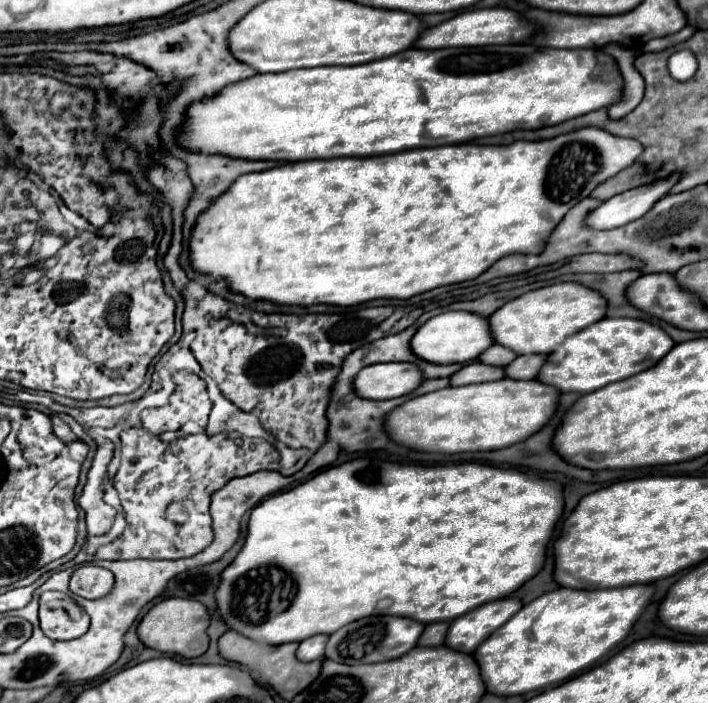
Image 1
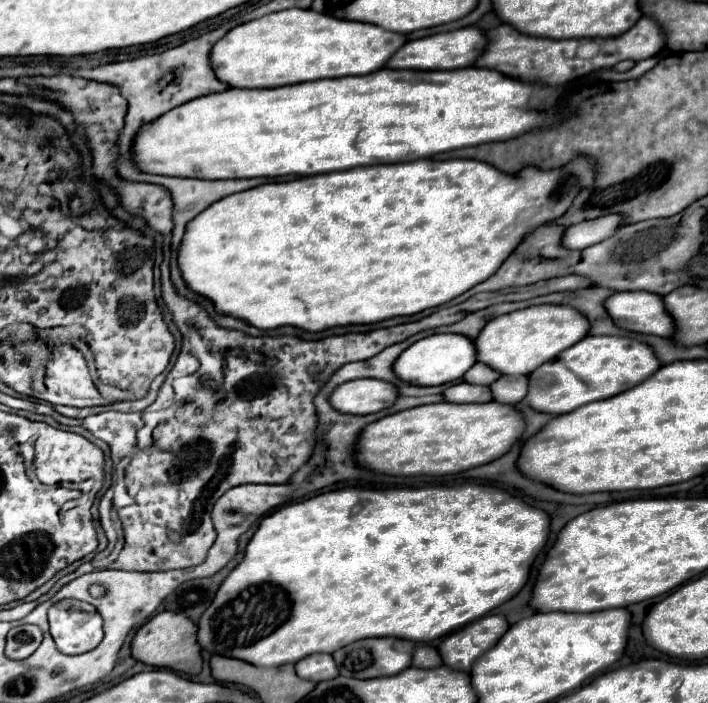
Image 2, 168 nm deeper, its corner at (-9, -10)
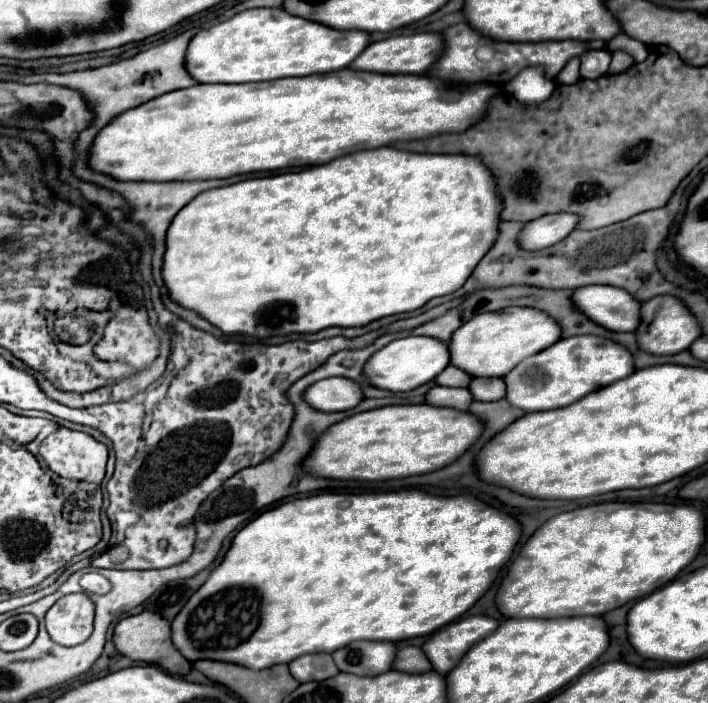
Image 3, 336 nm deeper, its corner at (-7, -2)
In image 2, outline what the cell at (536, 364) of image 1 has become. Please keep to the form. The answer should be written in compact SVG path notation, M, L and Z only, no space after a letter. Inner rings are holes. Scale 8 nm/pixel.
M504 375L498 377L492 385L492 399L498 403L506 403L506 405L516 405L518 401L524 399L526 391L528 391L528 377L524 375Z

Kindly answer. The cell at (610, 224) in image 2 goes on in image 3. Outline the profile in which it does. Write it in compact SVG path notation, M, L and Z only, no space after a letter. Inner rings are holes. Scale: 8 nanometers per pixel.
M556 213L556 215L544 215L540 219L534 219L526 223L520 235L520 243L524 249L536 251L544 247L552 247L554 243L560 243L578 227L578 215L570 213Z

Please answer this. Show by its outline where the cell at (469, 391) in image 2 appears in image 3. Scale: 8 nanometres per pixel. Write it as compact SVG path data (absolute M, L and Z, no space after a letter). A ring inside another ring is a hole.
M438 385L438 387L432 387L430 393L426 395L426 403L430 403L430 405L452 407L452 409L460 409L460 411L466 411L472 401L474 401L474 397L470 395L470 389L466 389L466 387Z

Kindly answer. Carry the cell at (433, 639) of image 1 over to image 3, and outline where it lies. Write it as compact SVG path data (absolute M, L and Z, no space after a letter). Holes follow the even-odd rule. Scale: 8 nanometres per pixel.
M408 645L398 651L396 661L394 661L394 669L408 671L408 673L424 673L424 671L432 669L432 663L428 661L428 657L424 655L424 651L420 647Z

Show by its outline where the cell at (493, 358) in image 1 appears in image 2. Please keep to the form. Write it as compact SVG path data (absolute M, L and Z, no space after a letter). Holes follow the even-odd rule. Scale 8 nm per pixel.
M476 363L476 365L472 365L472 367L464 373L462 381L474 383L474 385L490 385L490 383L494 383L496 377L500 377L496 371L492 371L490 367L486 367L486 365L482 365L482 363Z

